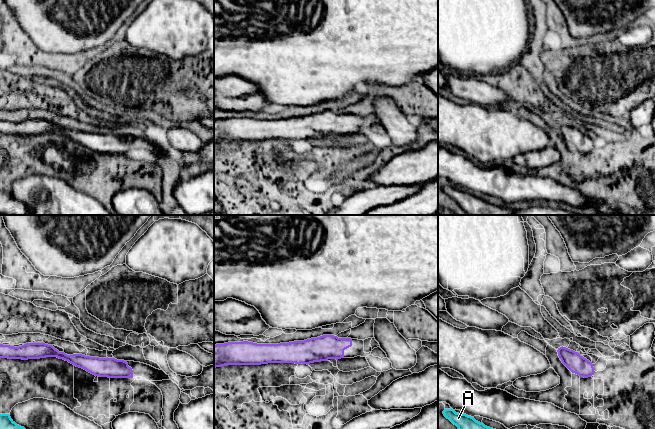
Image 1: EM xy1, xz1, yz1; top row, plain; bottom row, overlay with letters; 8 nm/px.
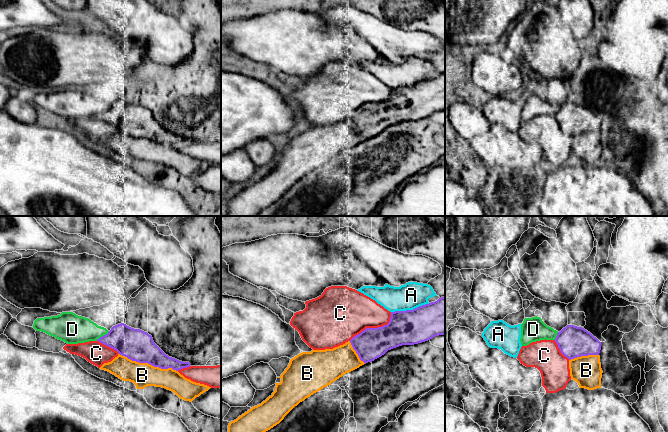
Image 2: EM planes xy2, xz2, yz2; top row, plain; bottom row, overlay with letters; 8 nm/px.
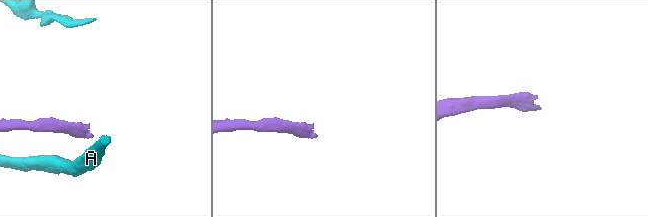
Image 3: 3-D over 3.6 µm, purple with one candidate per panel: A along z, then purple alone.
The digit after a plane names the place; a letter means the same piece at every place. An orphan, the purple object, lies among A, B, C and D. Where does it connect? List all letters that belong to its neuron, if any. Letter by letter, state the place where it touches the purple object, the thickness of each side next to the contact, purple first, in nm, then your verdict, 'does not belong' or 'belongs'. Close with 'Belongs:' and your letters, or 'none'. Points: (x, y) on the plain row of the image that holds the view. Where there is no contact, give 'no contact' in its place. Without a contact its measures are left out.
A: contact xz2 (410, 86); calibres 280 and 200 nm; does not belong
B: contact xy2 (148, 139); calibres 260 and 190 nm; does not belong
C: contact xz2 (373, 104); calibres 280 and 380 nm; does not belong
D: contact xy2 (102, 112); calibres 240 and 240 nm; does not belong
Belongs: none

